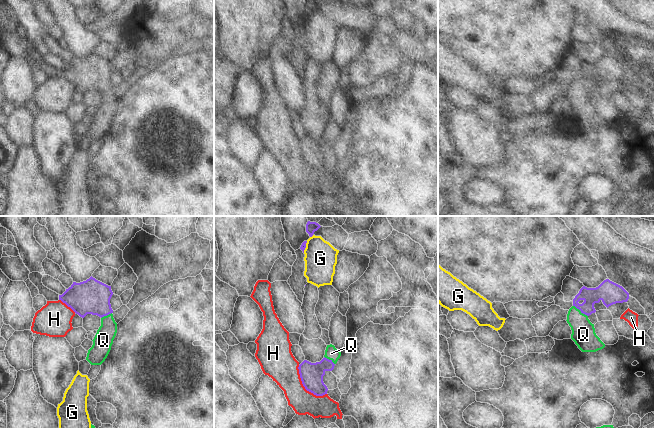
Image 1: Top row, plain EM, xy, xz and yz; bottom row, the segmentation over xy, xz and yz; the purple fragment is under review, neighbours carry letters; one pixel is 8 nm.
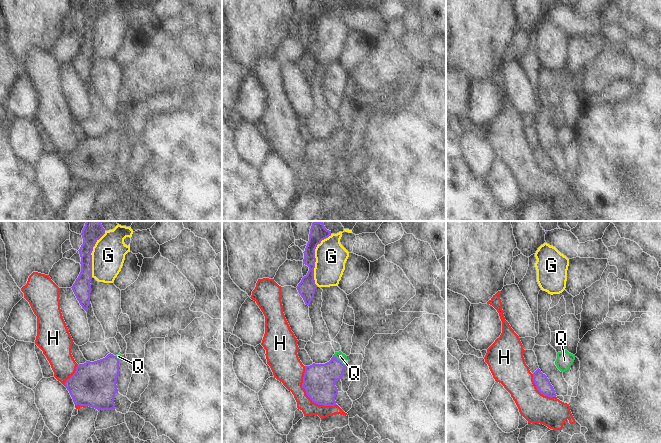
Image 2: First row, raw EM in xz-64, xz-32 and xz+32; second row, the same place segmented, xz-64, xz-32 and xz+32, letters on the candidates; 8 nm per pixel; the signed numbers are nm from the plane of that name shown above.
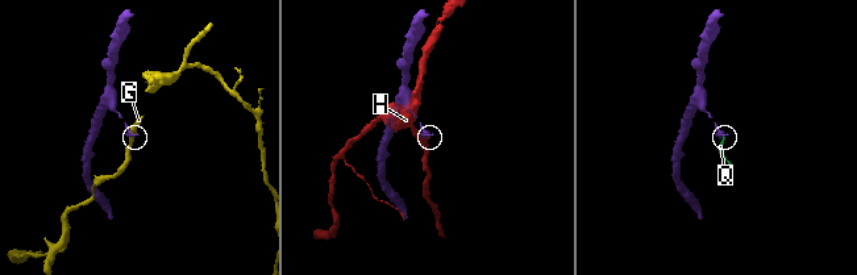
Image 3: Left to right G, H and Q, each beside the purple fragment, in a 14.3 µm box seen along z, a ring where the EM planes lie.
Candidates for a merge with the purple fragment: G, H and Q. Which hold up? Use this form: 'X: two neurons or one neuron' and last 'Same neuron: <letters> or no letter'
G: two neurons
H: two neurons
Q: one neuron
Same neuron: Q

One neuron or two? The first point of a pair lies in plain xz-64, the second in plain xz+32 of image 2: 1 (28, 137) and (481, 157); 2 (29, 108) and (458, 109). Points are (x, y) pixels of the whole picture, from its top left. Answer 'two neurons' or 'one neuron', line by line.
1: one neuron
2: two neurons

